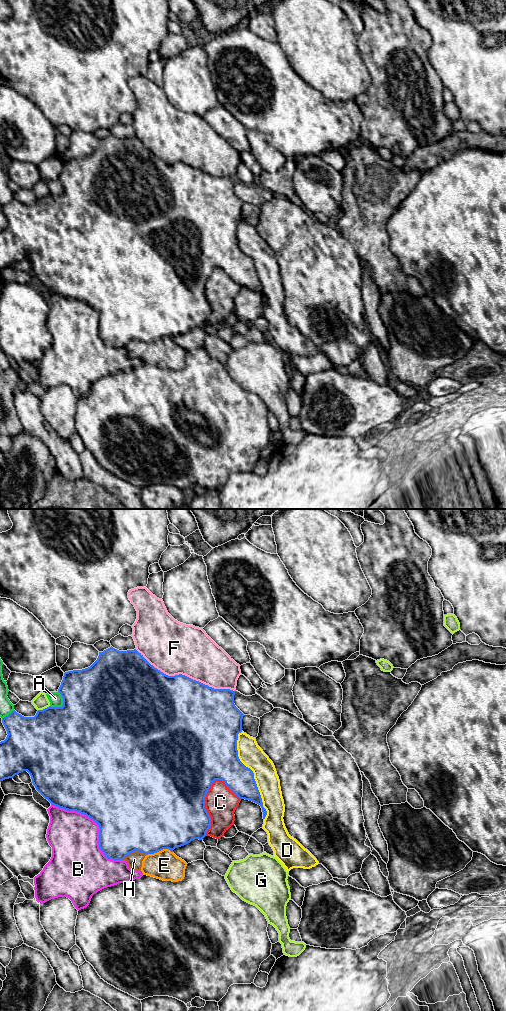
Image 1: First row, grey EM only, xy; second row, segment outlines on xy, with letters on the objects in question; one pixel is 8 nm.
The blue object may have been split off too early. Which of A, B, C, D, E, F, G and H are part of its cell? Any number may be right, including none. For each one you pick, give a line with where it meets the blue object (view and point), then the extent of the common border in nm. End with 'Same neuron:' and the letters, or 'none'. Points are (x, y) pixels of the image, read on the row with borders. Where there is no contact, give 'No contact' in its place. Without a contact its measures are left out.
Same neuron: none

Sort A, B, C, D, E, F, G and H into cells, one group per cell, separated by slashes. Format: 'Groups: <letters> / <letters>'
Groups: A / B / C / D / E H / F / G

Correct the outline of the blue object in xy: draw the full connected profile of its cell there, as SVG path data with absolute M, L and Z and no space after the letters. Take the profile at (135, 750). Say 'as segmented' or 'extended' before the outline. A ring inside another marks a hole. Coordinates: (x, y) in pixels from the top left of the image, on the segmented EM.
as segmented; M111 646L99 652L97 660L90 667L65 672L58 692L63 698L62 707L49 706L38 710L34 717L24 717L14 710L2 718L8 735L0 742L0 782L27 771L31 776L31 783L51 805L84 814L99 825L99 848L108 859L123 860L134 851L148 855L163 849L174 850L195 839L202 840L211 826L211 818L205 808L205 797L215 780L224 781L240 799L260 805L265 819L267 811L263 807L254 773L238 757L237 740L238 734L242 732L244 714L234 704L235 691L214 689L182 674L168 676L151 665L136 649L119 651Z

